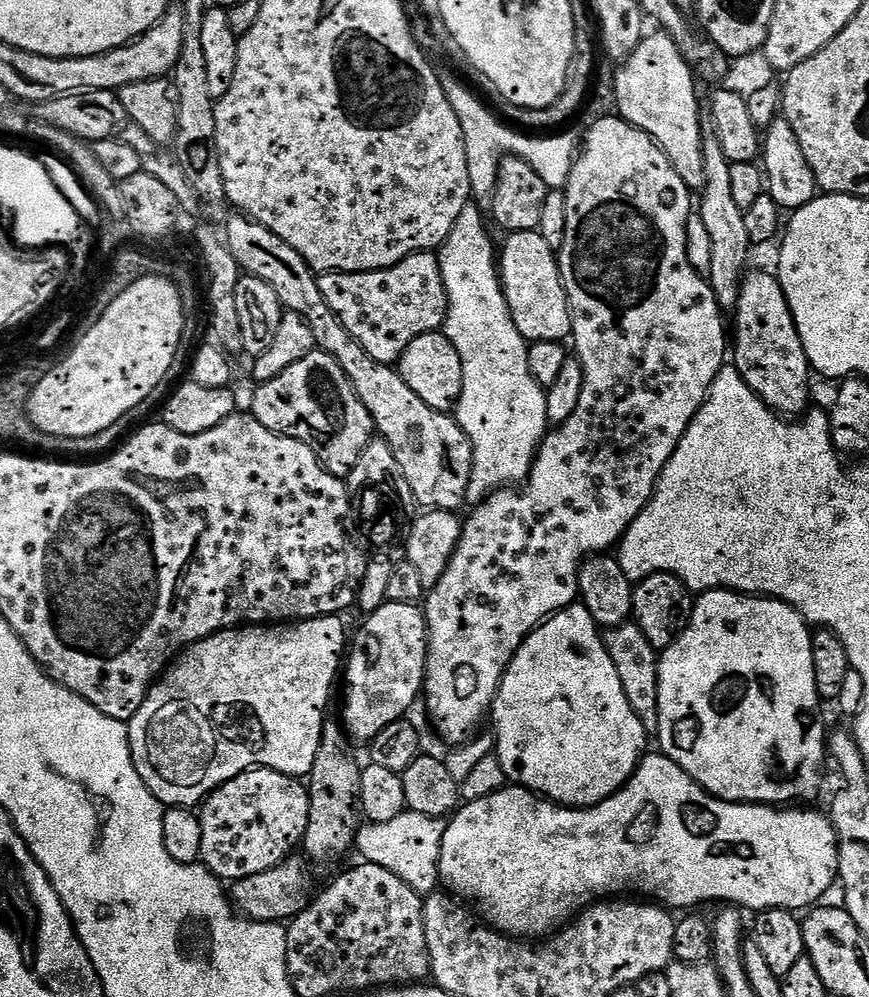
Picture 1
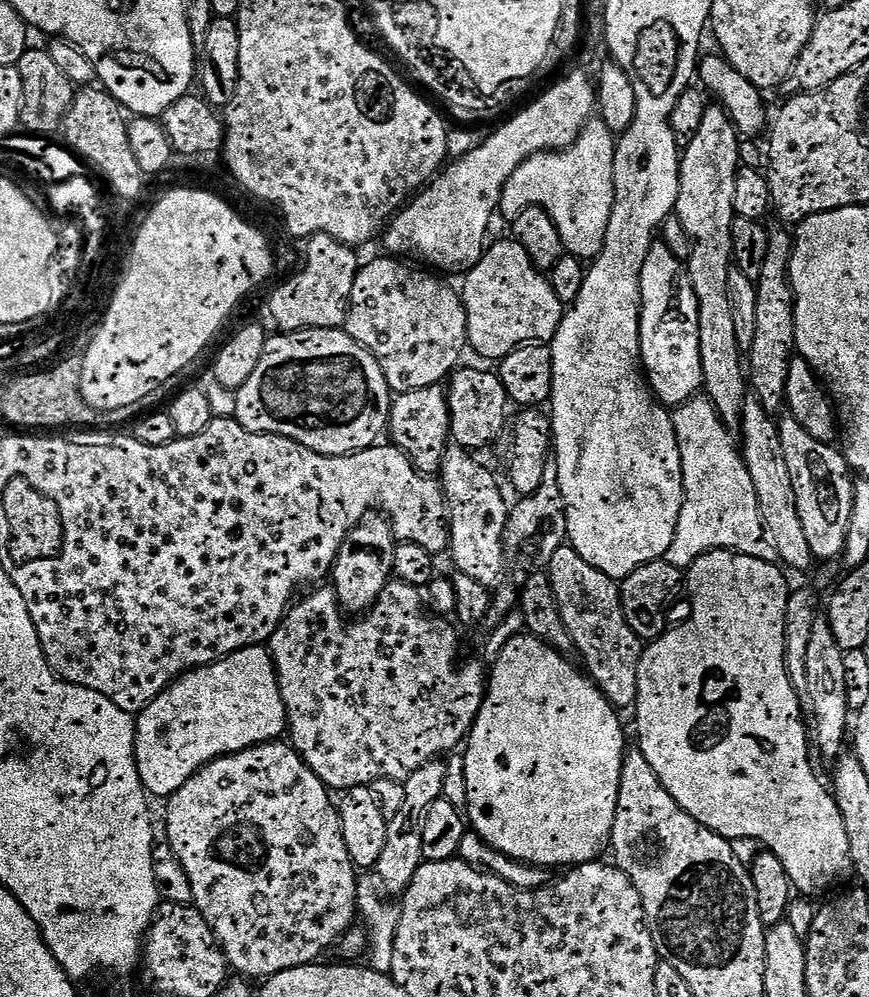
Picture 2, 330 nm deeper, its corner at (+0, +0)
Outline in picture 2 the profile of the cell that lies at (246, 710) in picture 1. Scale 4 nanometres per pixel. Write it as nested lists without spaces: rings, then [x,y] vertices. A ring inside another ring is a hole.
[[[267,647],[243,648],[237,652],[185,672],[173,680],[154,702],[150,702],[135,717],[136,721],[136,765],[140,781],[149,797],[173,796],[184,783],[201,768],[221,756],[230,756],[254,748],[257,744],[271,744],[285,735],[288,727],[286,706],[276,677],[276,667]]]

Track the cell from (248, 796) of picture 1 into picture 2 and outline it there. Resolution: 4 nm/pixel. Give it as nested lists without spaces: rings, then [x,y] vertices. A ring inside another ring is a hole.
[[[273,742],[257,744],[241,752],[233,752],[230,756],[221,756],[212,760],[206,767],[196,772],[173,796],[167,797],[168,804],[168,836],[166,842],[174,850],[178,862],[182,862],[182,870],[186,870],[186,878],[190,878],[192,887],[192,904],[200,911],[202,918],[210,926],[216,943],[228,960],[229,969],[244,978],[267,978],[297,968],[303,964],[314,964],[327,948],[335,949],[345,932],[353,927],[357,919],[356,882],[358,869],[352,863],[346,850],[346,842],[342,838],[340,813],[334,800],[331,800],[330,790],[313,774],[291,743]]]

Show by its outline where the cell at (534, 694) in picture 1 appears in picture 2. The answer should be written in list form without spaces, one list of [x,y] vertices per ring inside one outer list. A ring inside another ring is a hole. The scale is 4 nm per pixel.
[[[521,634],[510,638],[510,642],[506,642],[506,650],[502,650],[491,665],[490,675],[486,680],[484,701],[478,718],[472,724],[472,731],[468,733],[466,747],[462,752],[466,770],[466,798],[468,799],[466,820],[471,831],[480,835],[484,843],[489,844],[495,852],[506,854],[511,860],[519,860],[522,864],[530,864],[533,868],[545,870],[553,870],[552,868],[567,870],[577,864],[591,864],[599,857],[596,855],[603,848],[605,851],[609,847],[626,751],[624,728],[620,725],[621,713],[604,697],[602,690],[591,676],[581,671],[579,667],[576,669],[568,659],[565,653],[551,648],[546,642],[542,642],[531,634]]]

